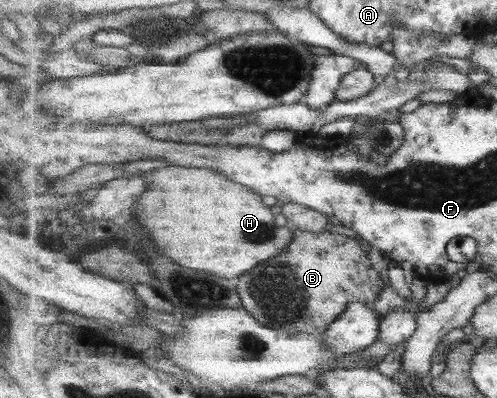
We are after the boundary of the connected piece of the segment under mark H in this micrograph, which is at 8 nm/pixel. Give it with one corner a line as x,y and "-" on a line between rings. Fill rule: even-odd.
169,165
151,169
142,173
142,177
146,180
146,191
138,198
133,208
134,214
138,216
138,222
151,232
151,240
159,248
159,252
163,256
169,256
179,266
191,270
205,270
223,278
238,278
259,262
285,252
286,246
293,238
289,225
279,227
275,224
275,215
257,192
229,180
222,172

